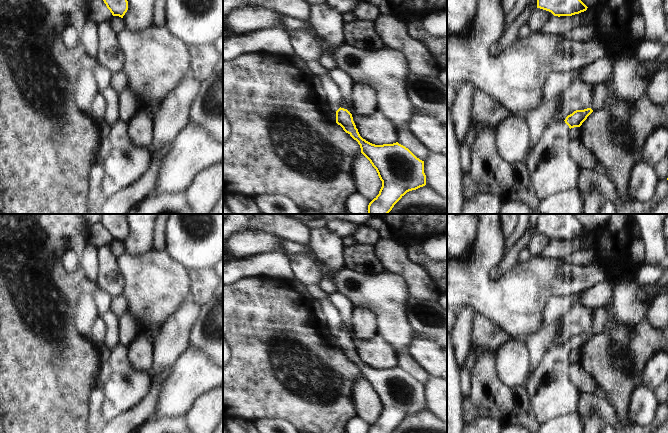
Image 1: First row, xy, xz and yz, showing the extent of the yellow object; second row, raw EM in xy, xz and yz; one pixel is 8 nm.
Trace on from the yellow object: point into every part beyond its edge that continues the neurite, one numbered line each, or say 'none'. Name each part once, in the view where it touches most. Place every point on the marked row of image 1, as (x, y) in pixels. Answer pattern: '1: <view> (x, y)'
1: yz (551, 170)

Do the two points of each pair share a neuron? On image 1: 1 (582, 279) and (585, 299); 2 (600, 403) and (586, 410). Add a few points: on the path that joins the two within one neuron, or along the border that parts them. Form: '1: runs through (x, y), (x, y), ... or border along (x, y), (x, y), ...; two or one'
1: border along (605, 280), (580, 293); two
2: runs through (597, 405), (589, 407); one

